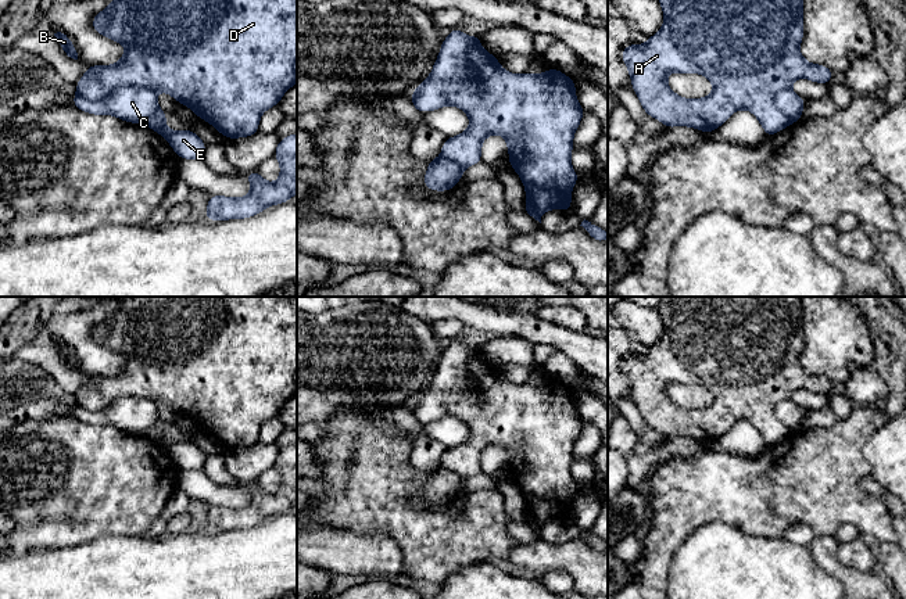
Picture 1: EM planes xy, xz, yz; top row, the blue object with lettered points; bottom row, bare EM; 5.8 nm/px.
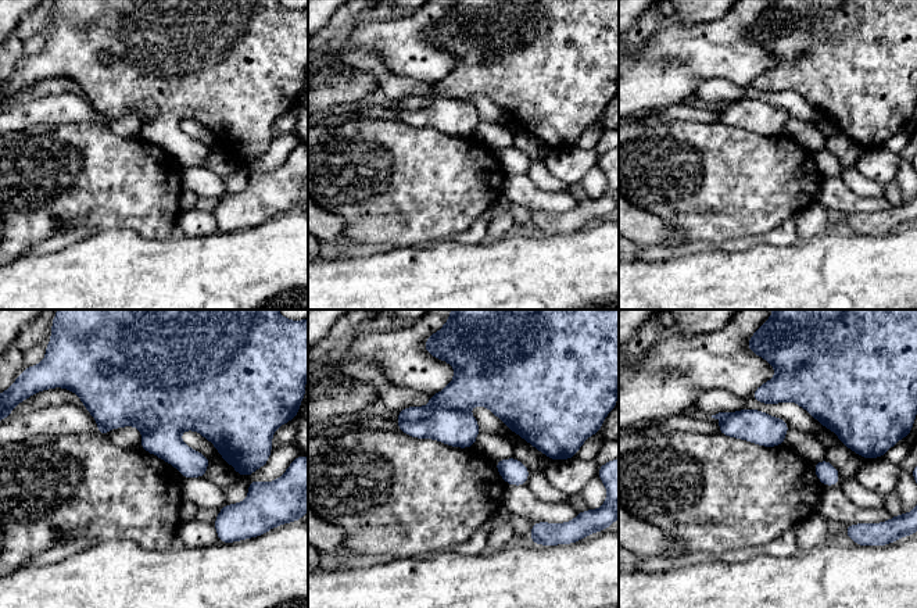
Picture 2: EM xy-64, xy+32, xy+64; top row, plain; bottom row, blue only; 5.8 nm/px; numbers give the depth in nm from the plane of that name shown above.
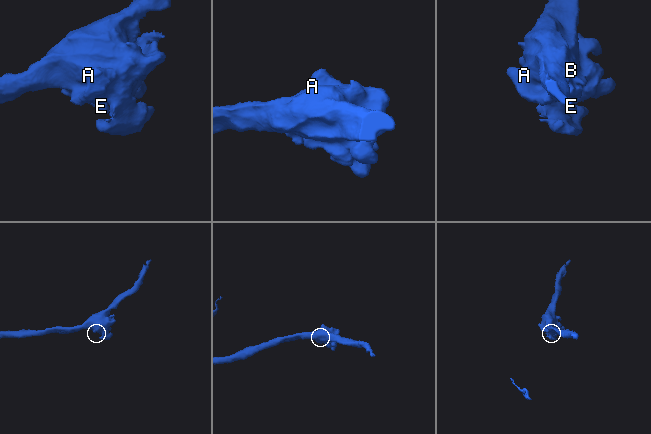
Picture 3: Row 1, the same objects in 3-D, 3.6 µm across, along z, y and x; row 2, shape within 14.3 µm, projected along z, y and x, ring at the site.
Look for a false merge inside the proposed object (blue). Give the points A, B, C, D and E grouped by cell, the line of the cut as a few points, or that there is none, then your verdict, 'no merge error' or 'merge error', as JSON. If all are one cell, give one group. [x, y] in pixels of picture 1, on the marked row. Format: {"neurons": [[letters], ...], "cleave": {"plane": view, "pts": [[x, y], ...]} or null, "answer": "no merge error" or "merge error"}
{"neurons": [["A", "B", "D", "E"], ["C"]], "cleave": {"plane": "xy", "pts": [[156, 92], [147, 88], [117, 86], [100, 99], [77, 94]]}, "answer": "merge error"}

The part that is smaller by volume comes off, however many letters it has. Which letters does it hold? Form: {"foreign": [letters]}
{"foreign": ["C"]}

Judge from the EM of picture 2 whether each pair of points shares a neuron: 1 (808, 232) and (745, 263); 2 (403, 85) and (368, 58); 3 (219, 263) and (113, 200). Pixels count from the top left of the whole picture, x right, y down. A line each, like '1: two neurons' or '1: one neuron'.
1: two neurons
2: one neuron
3: two neurons

